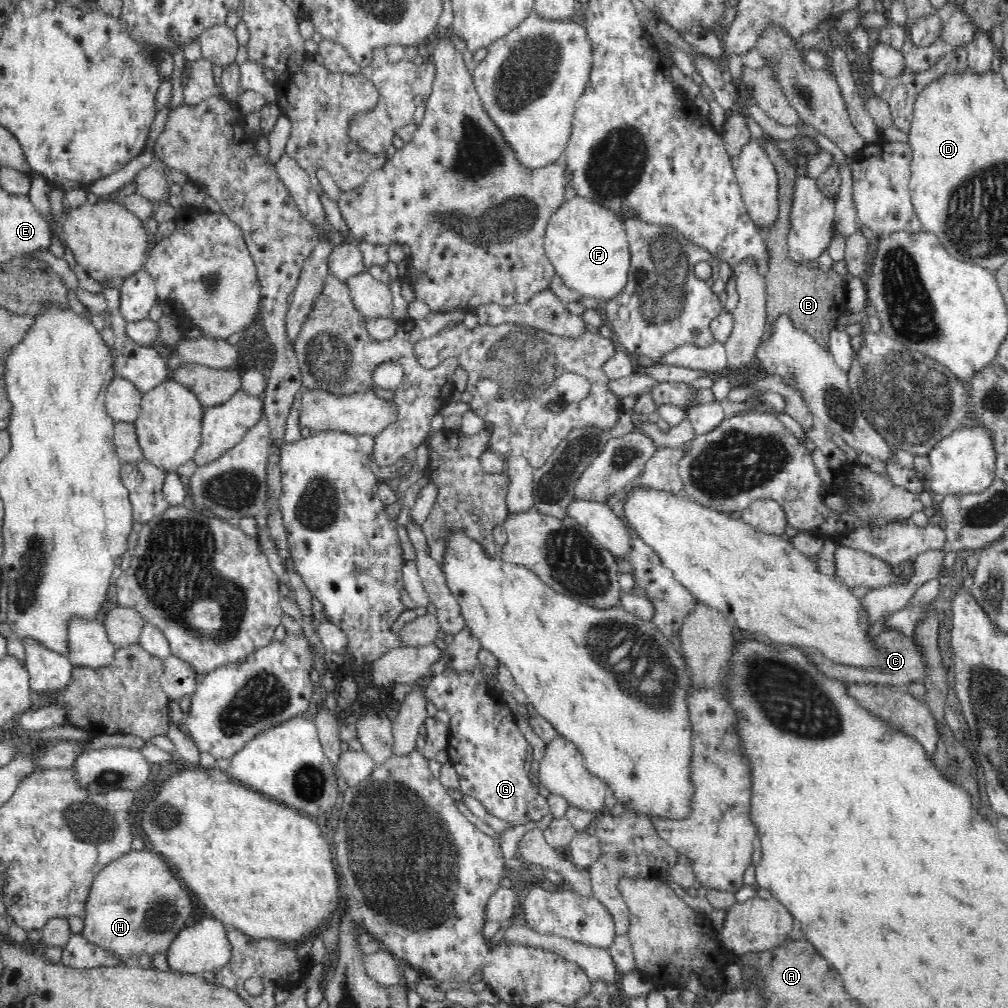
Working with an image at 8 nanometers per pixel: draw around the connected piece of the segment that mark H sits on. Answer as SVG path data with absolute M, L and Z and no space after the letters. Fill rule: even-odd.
M144 848L143 850L130 849L120 858L106 865L96 877L90 888L89 897L86 901L86 916L83 936L96 942L98 946L104 946L121 954L123 958L130 958L139 951L149 955L162 953L166 946L173 941L174 936L185 928L186 919L192 912L192 900L186 886L169 859L154 850Z

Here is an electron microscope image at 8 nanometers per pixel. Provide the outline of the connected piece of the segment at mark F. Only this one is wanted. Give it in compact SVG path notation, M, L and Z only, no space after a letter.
M570 193L567 200L550 216L546 224L543 249L563 283L574 288L583 296L592 297L604 303L626 284L630 253L622 220L618 211L602 206L590 197Z

